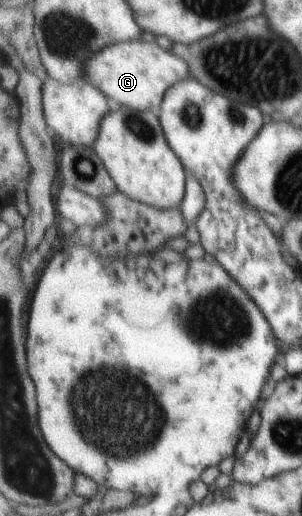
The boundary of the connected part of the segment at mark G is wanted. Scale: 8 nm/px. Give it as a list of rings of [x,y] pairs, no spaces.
[[[138,38],[105,46],[97,54],[91,55],[86,61],[84,71],[86,81],[104,91],[113,106],[129,106],[141,111],[151,110],[158,116],[167,93],[179,82],[186,82],[191,78],[185,60],[162,49],[154,41],[141,41]]]

